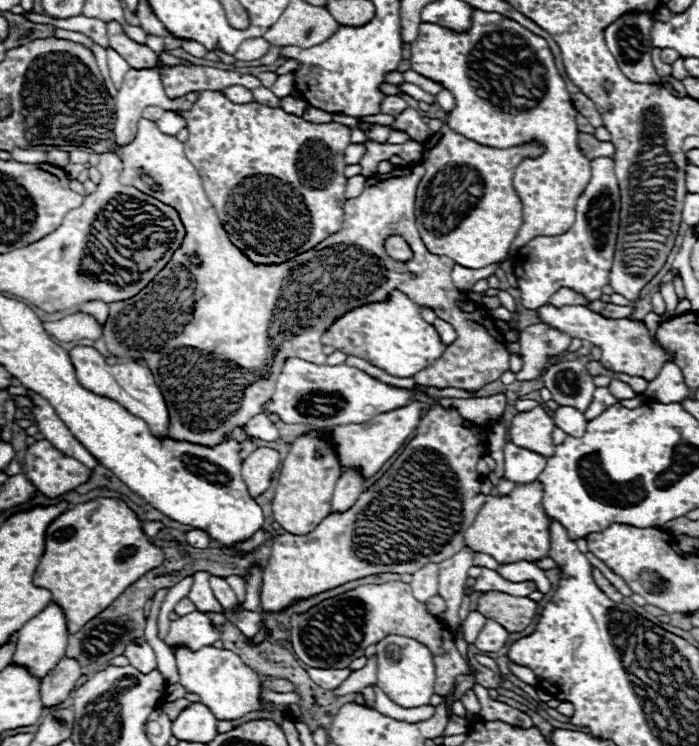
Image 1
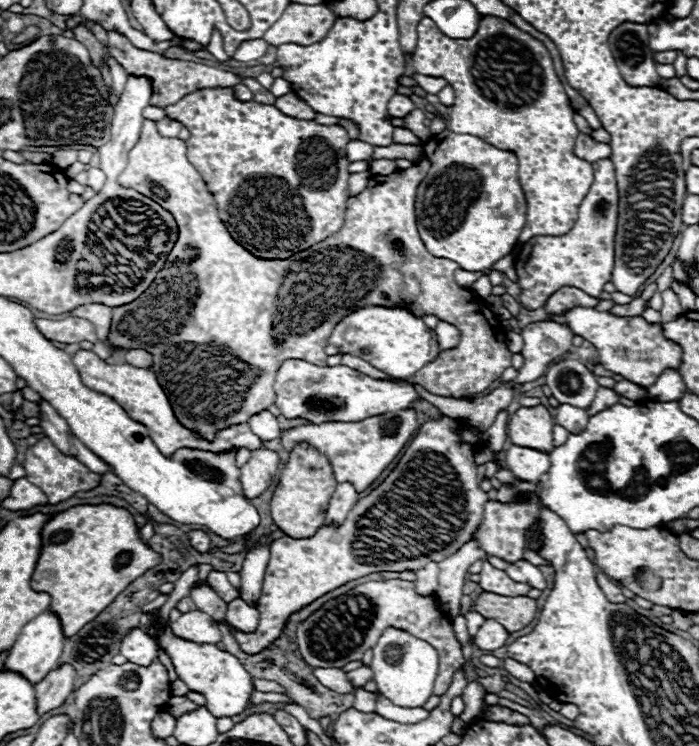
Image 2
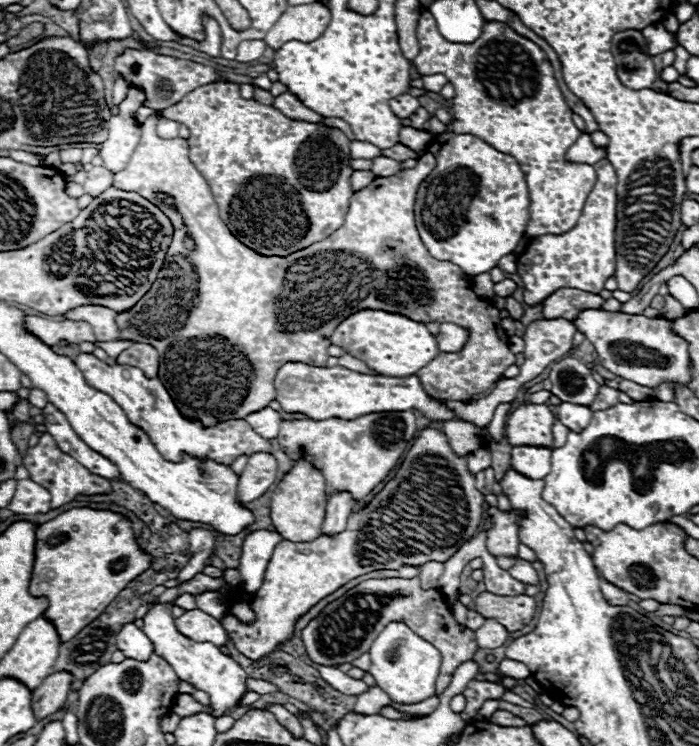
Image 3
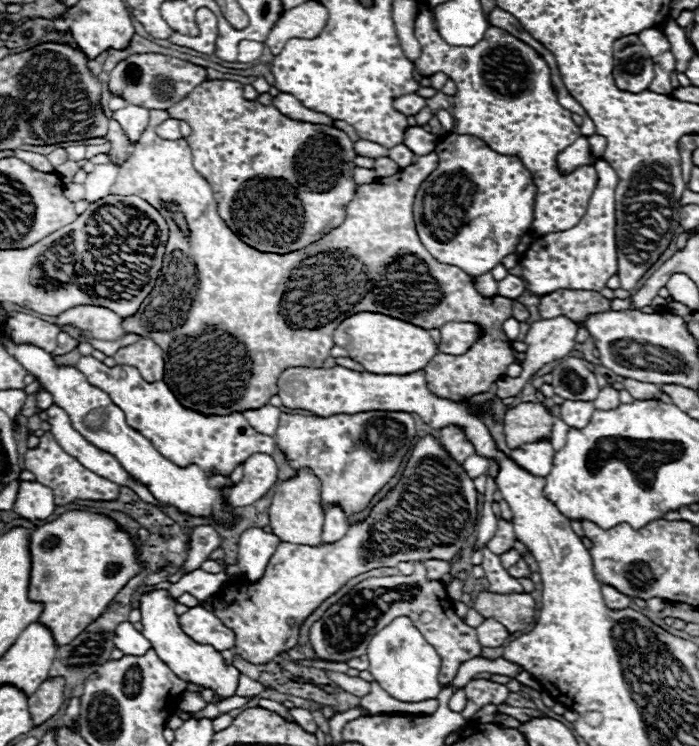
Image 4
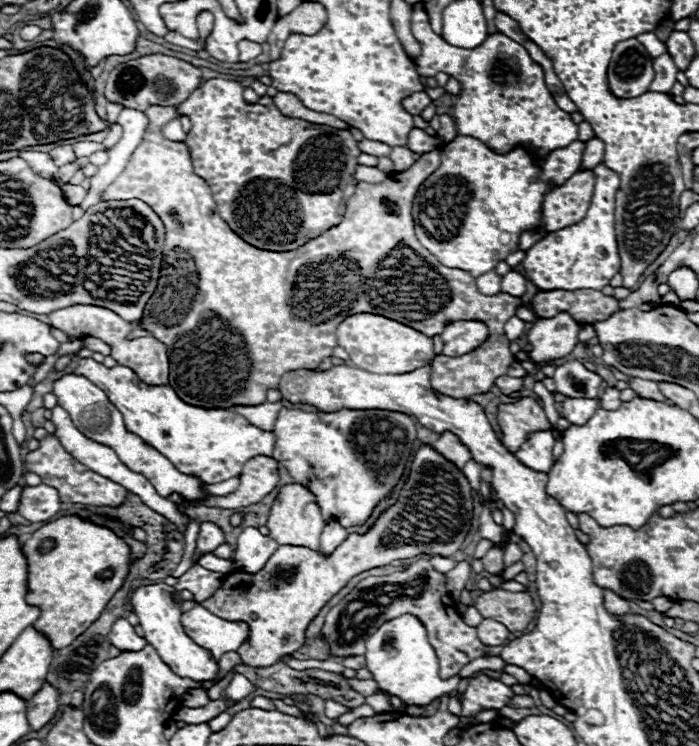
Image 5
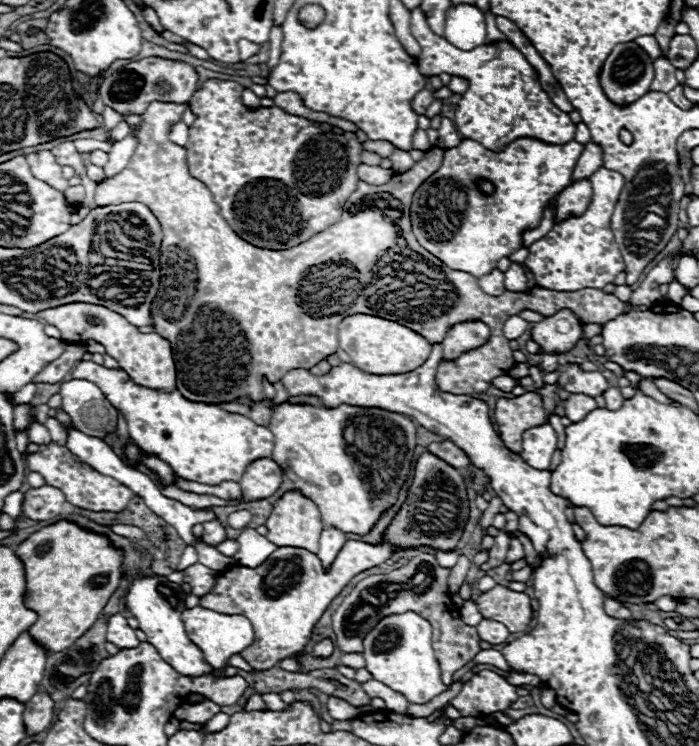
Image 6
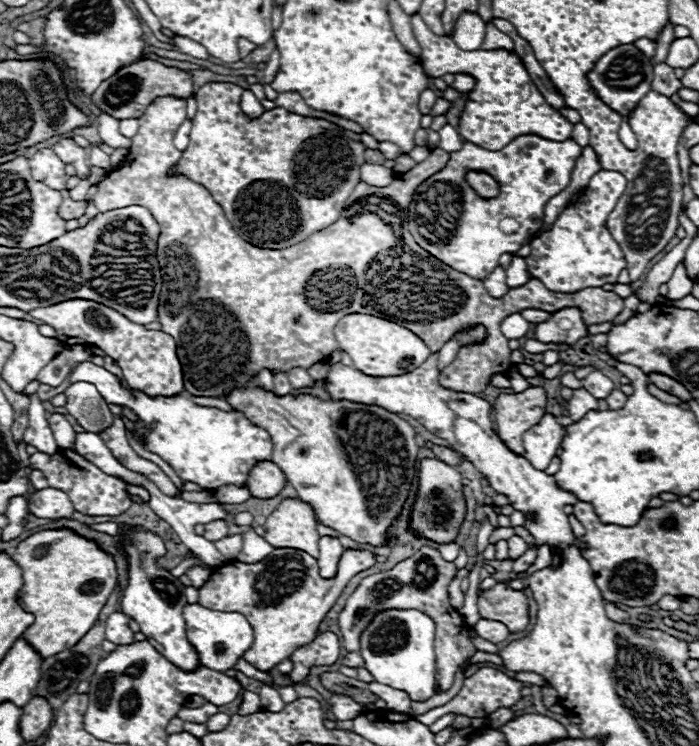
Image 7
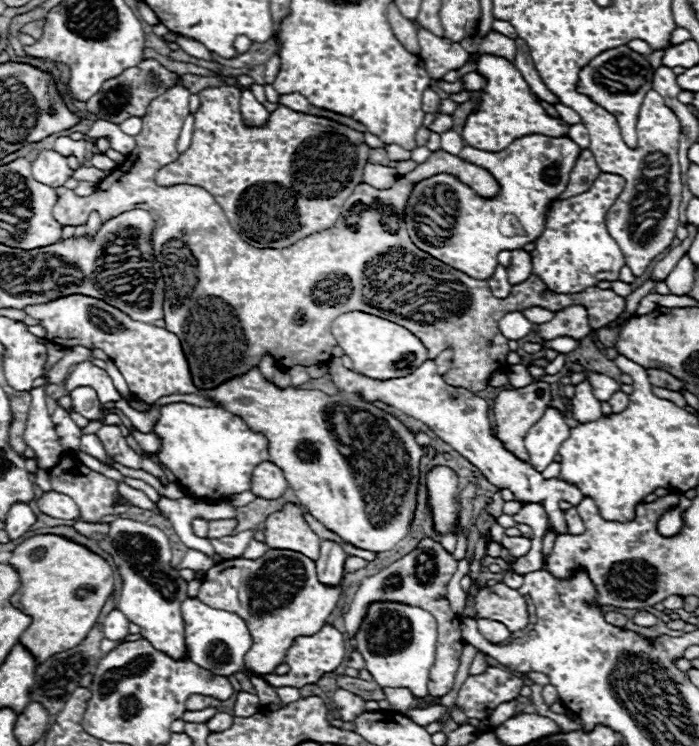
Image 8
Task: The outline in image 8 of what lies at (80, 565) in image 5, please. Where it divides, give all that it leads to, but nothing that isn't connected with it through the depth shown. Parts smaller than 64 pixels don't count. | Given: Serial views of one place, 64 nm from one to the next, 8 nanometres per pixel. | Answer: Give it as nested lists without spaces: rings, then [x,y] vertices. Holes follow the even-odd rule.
[[[32,536],[14,548],[8,562],[18,570],[22,582],[10,602],[32,616],[32,624],[20,642],[32,652],[38,664],[80,644],[96,624],[104,602],[114,590],[112,566],[86,546],[70,542],[64,536]]]

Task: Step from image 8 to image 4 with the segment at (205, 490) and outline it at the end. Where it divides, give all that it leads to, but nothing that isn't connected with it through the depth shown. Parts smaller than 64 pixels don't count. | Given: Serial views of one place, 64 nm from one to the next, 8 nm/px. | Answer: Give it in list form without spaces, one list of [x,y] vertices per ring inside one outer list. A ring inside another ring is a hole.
[[[82,356],[76,368],[90,380],[90,384],[102,388],[112,402],[122,408],[126,422],[132,428],[138,428],[138,432],[142,432],[154,444],[154,448],[162,452],[162,456],[178,466],[198,464],[204,472],[220,472],[230,476],[236,464],[244,462],[252,454],[272,454],[276,448],[274,438],[258,434],[242,414],[202,416],[198,412],[186,410],[178,404],[176,396],[164,382],[146,382],[132,366],[124,364],[108,368],[104,362],[92,356]]]

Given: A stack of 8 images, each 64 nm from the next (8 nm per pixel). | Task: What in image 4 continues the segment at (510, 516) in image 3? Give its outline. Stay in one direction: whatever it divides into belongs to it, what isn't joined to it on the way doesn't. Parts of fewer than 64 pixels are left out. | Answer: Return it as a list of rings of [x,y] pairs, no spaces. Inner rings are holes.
[[[498,518],[498,530],[492,536],[492,540],[488,542],[488,548],[494,554],[504,554],[504,552],[508,552],[508,550],[514,548],[514,542],[516,542],[516,534],[514,534],[512,522]]]

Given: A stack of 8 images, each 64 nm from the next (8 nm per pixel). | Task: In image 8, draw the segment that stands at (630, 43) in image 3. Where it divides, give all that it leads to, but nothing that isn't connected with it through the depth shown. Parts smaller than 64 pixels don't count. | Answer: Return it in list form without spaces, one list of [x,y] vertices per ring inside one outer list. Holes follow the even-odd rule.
[[[628,46],[612,48],[596,56],[586,68],[580,70],[578,92],[586,94],[590,100],[612,112],[620,122],[620,132],[624,142],[632,148],[636,146],[636,118],[640,112],[640,104],[648,90],[652,90],[652,66],[646,56],[634,52]],[[630,78],[630,80],[626,80]]]

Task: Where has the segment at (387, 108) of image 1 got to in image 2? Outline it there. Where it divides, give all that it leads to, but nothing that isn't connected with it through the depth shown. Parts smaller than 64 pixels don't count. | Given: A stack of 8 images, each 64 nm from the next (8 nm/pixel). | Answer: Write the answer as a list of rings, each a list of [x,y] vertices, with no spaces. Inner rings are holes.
[[[394,94],[390,100],[388,100],[388,112],[390,116],[394,118],[404,118],[410,110],[414,110],[414,104],[410,98],[402,96],[402,94]]]

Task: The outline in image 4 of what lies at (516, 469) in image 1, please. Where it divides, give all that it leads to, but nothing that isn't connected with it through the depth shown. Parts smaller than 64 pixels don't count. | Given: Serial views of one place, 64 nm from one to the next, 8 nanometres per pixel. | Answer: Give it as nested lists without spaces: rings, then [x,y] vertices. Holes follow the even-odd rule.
[[[540,440],[540,442],[532,442],[532,444],[524,444],[520,448],[514,448],[510,458],[524,468],[526,472],[534,474],[534,476],[548,476],[552,470],[552,458],[554,458],[554,450],[550,440]]]

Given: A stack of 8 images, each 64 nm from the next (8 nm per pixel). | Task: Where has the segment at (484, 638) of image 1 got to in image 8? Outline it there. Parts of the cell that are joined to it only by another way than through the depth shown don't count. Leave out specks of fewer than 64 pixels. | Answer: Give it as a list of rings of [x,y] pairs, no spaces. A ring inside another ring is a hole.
[[[478,618],[476,624],[478,624],[478,632],[486,640],[490,640],[492,644],[500,644],[506,638],[510,638],[510,630],[502,622],[494,622],[494,620],[488,620],[488,618]]]

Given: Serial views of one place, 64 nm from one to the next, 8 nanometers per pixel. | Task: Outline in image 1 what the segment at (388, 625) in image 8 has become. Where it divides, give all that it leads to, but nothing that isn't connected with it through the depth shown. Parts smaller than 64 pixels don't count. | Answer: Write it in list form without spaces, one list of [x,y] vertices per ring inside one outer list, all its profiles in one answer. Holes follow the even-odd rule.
[[[388,636],[376,644],[378,654],[378,680],[376,684],[384,690],[384,694],[402,708],[418,708],[430,704],[430,696],[434,694],[434,660],[432,652],[406,636]]]

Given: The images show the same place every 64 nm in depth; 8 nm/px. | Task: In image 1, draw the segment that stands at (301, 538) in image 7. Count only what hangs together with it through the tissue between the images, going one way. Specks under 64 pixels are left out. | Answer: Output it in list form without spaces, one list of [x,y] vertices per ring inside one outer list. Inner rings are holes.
[[[308,430],[298,436],[290,444],[286,458],[282,460],[278,488],[272,500],[274,520],[290,534],[302,536],[312,532],[330,514],[330,498],[340,478],[340,472],[342,466],[332,438],[318,438],[316,430]]]

